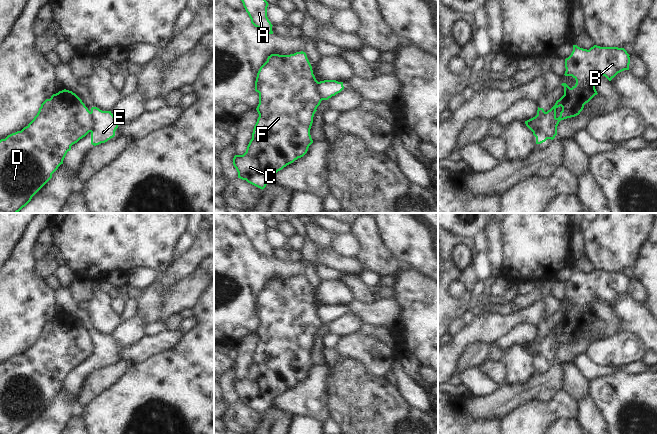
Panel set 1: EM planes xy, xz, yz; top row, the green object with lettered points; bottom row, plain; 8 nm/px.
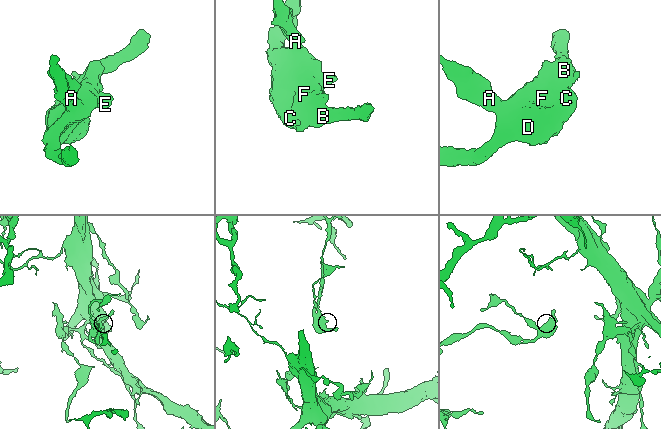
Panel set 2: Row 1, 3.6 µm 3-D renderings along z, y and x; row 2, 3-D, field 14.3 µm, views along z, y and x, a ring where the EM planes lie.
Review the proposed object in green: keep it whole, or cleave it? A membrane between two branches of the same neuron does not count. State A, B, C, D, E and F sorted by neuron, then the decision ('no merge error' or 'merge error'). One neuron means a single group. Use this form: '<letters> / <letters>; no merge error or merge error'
A B C D F / E; merge error

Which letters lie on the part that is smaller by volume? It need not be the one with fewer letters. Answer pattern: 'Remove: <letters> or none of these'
Remove: E

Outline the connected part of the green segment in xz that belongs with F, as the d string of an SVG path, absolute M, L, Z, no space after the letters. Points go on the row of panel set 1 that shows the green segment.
M305 52L268 56L255 81L255 91L259 93L256 108L259 117L252 139L245 153L233 158L238 178L263 190L278 171L307 153L313 143L310 135L313 117L322 101L315 93L317 83Z

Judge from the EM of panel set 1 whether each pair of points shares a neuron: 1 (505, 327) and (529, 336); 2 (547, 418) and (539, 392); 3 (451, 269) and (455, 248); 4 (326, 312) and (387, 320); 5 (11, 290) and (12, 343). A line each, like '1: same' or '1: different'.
1: different
2: different
3: same
4: same
5: same

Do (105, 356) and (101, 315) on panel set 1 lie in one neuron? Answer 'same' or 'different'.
different

